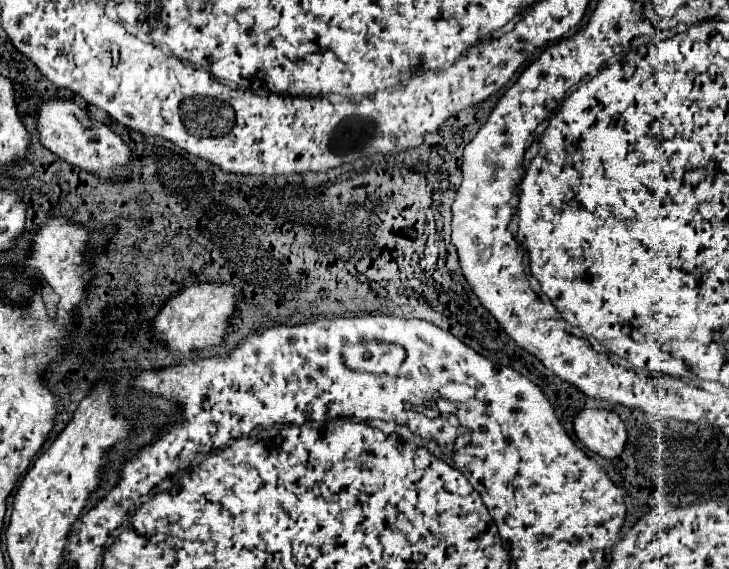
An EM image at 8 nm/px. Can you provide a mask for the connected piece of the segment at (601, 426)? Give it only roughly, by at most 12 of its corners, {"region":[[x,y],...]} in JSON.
{"region":[[583,410],[575,434],[591,452],[619,458],[625,424],[607,410]]}

